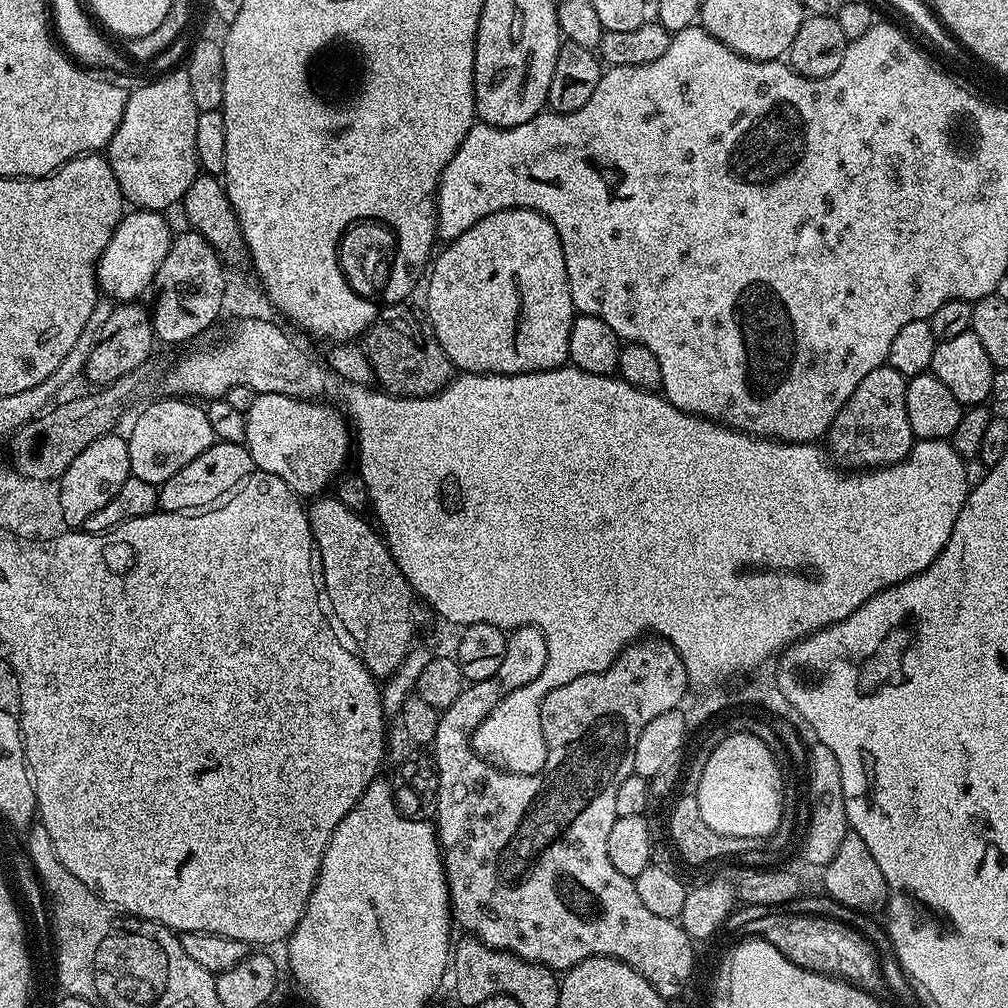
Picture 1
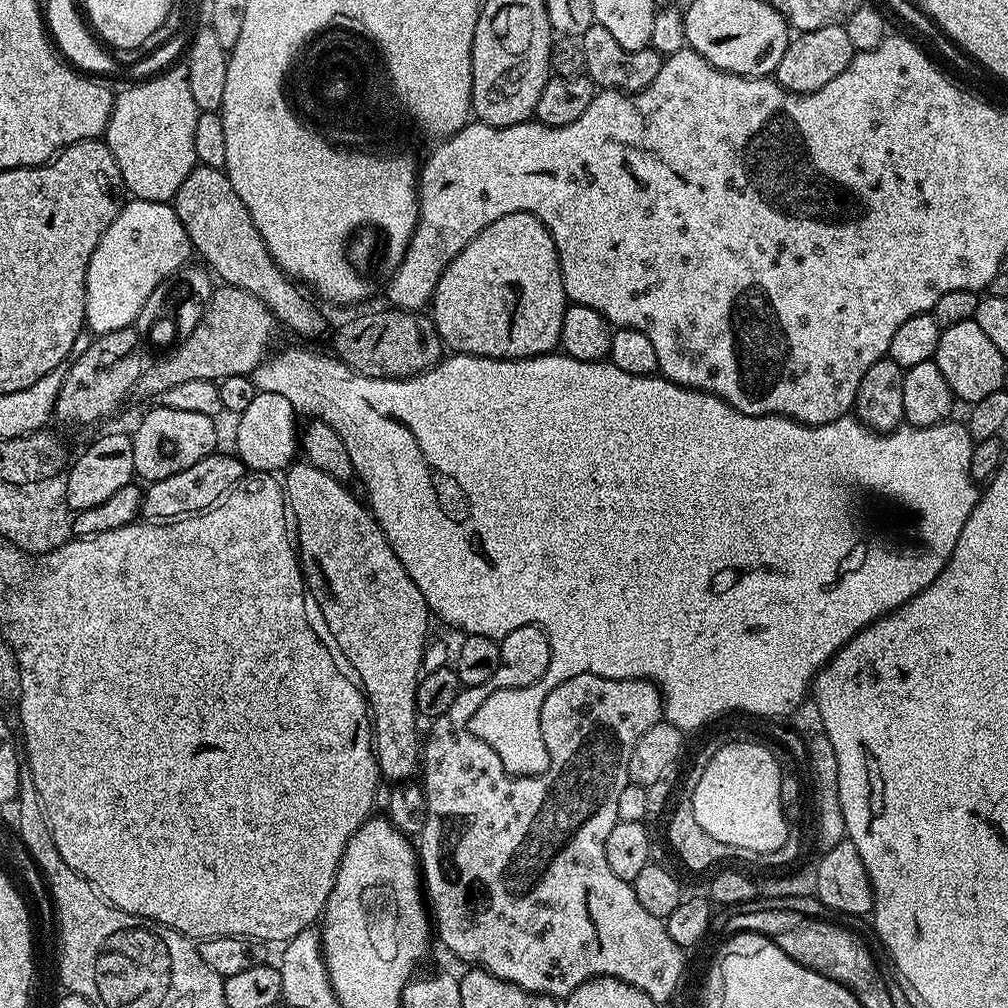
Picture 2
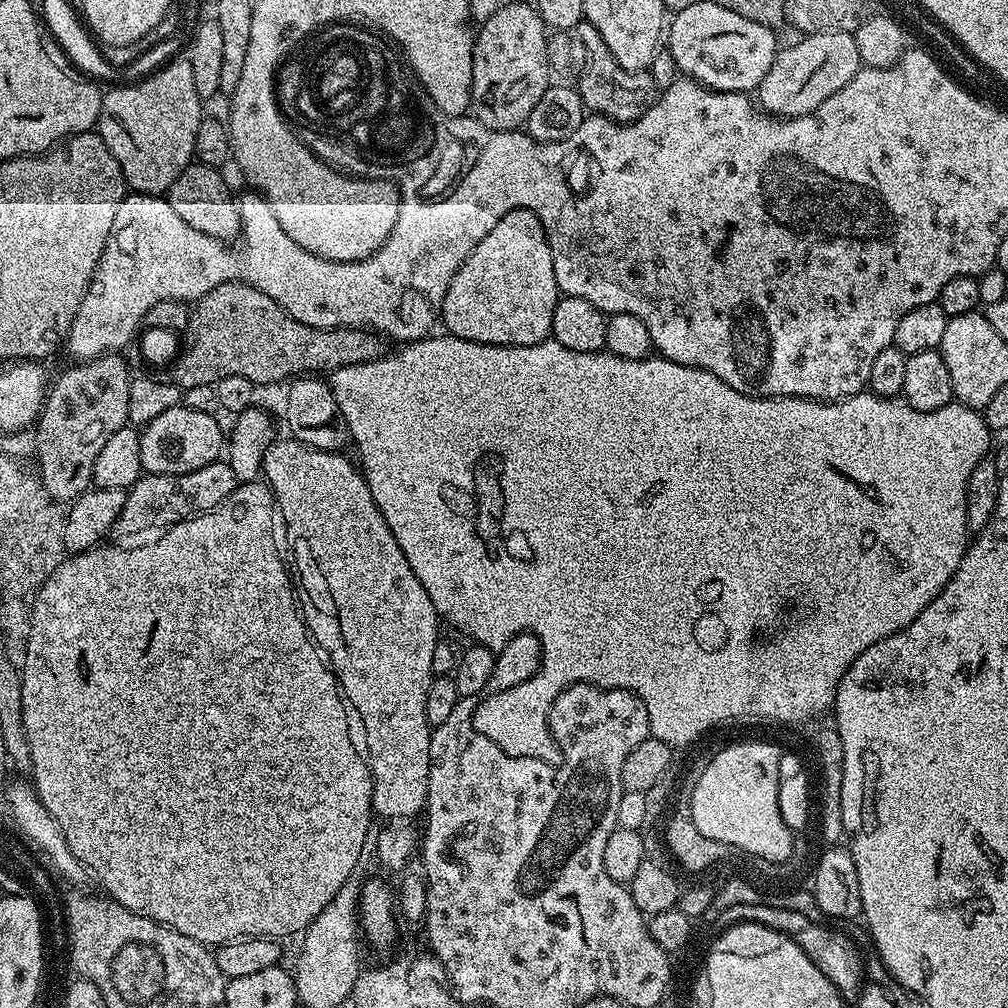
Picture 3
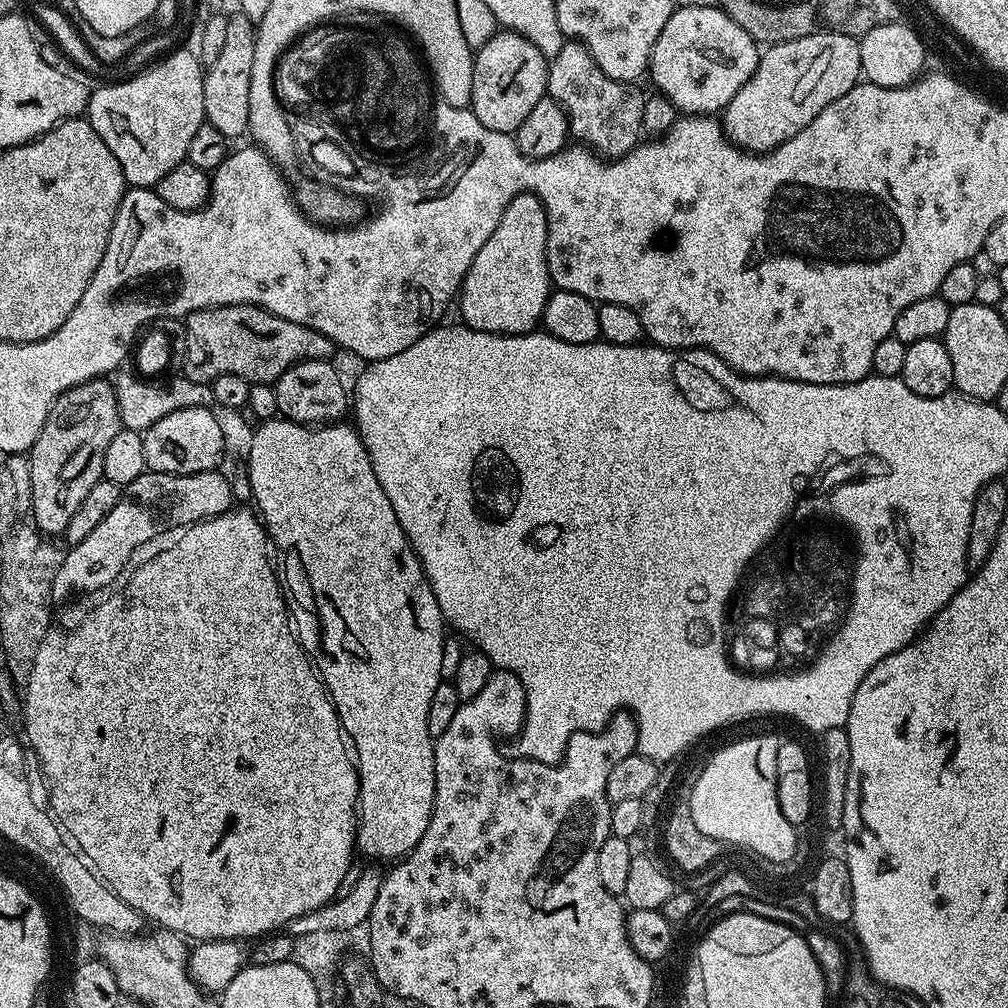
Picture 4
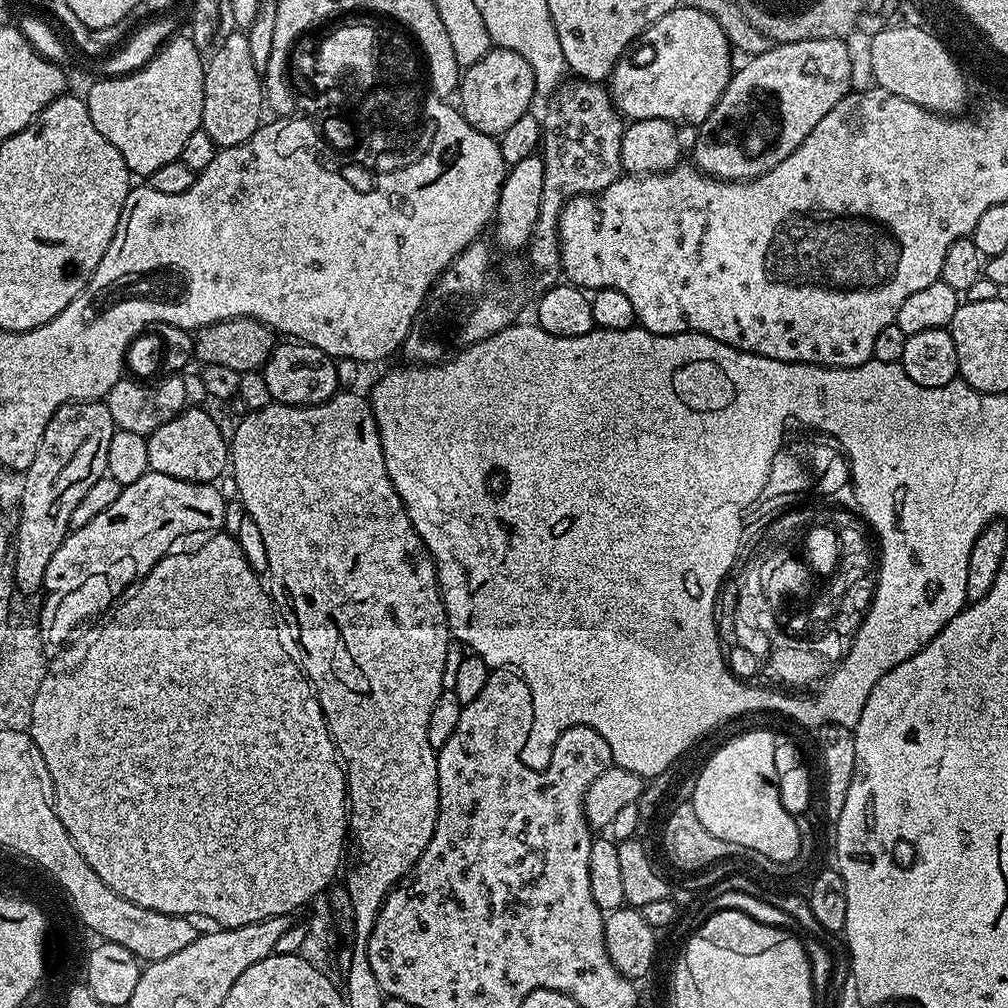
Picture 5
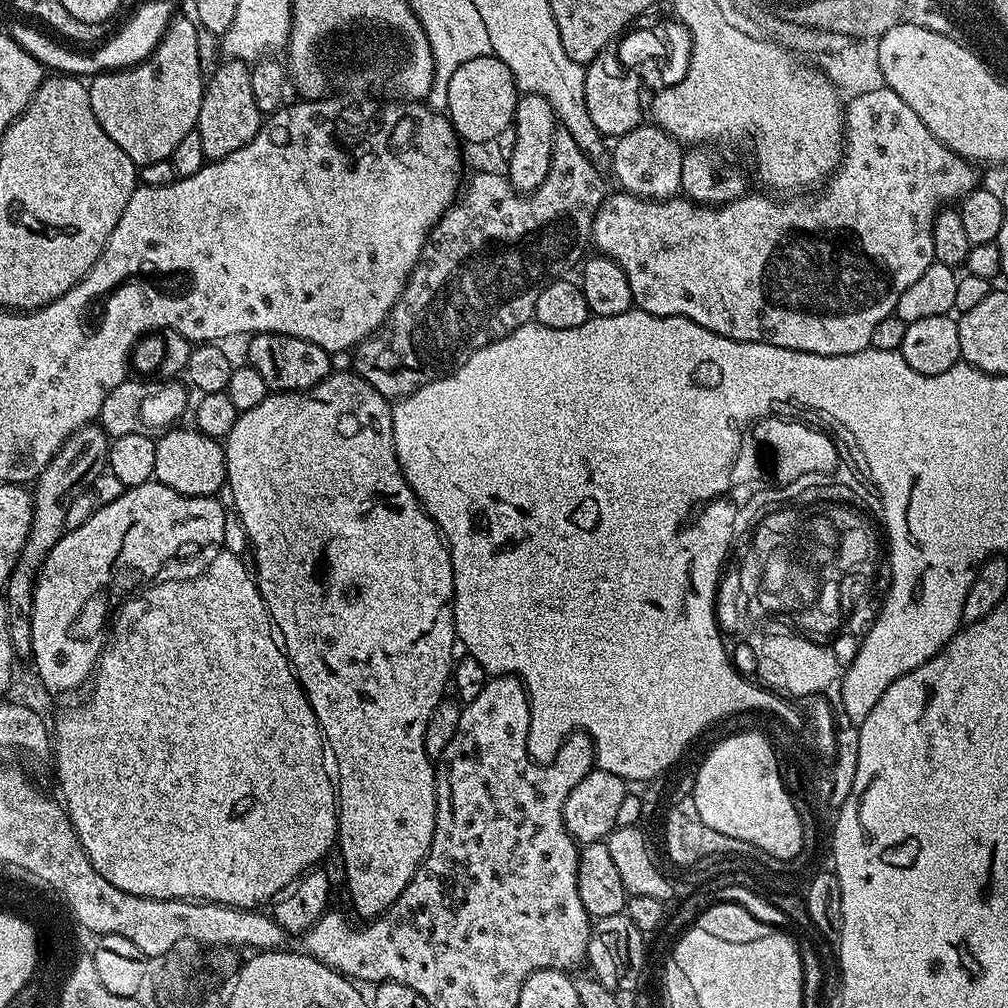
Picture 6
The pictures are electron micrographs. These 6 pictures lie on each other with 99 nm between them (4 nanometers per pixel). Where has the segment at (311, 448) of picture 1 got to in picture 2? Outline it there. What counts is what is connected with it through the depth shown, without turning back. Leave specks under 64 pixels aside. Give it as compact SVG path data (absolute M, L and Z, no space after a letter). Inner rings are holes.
M257 391L254 402L245 412L239 413L237 420L240 421L236 424L234 452L240 457L245 469L276 474L287 469L297 459L298 413L286 398L282 398L282 394Z

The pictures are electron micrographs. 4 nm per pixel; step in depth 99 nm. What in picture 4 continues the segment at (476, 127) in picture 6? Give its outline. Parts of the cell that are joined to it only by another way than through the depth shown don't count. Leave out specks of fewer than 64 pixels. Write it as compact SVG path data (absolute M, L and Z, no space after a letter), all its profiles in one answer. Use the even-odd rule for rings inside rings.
M498 30L490 39L480 48L475 49L472 62L472 113L490 130L507 132L514 134L518 126L522 126L522 121L530 115L530 110L538 106L538 102L547 93L548 90L548 62L549 57L534 46L522 34L510 32L507 30Z

